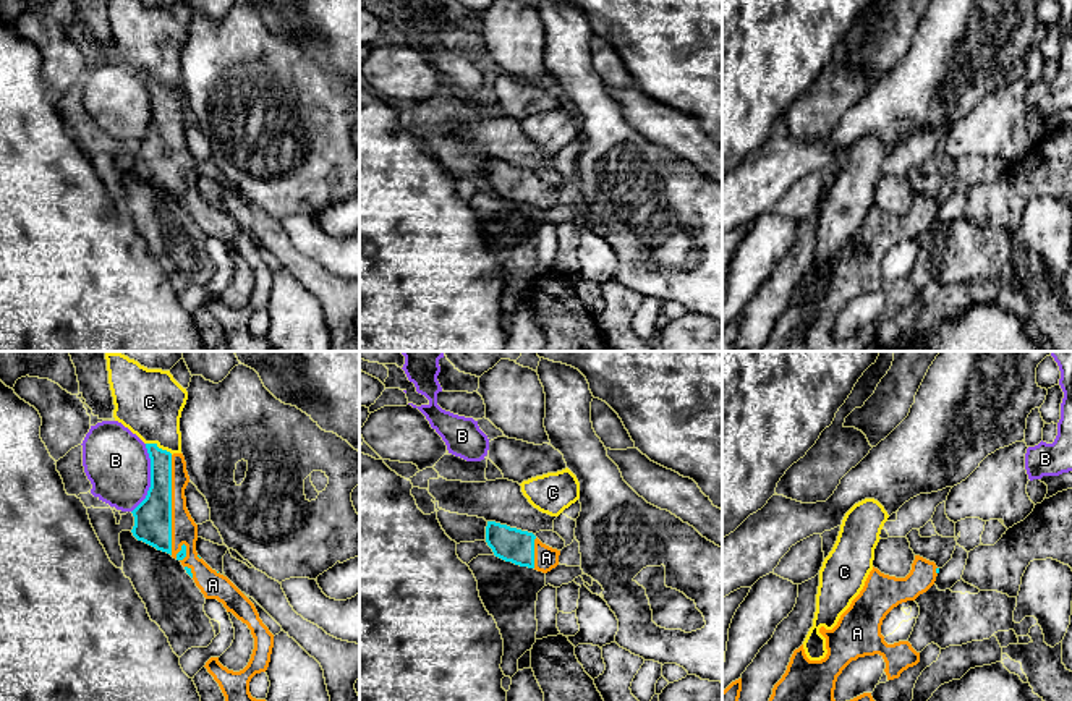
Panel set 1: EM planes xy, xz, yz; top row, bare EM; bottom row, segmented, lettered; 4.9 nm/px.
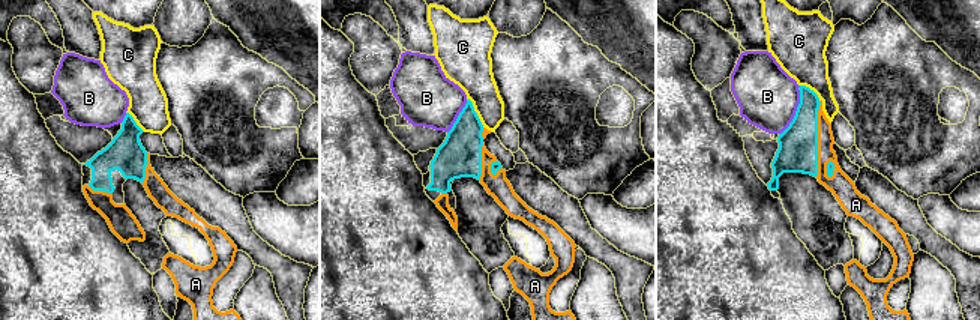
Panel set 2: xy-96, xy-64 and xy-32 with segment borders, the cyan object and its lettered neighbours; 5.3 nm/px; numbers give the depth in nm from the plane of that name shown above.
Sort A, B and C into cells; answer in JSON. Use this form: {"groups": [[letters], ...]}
{"groups": [["A"], ["B"], ["C"]]}

